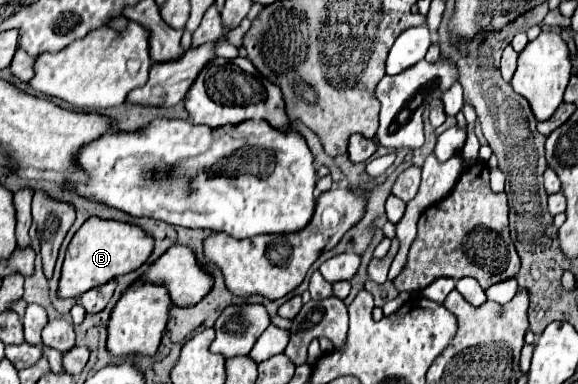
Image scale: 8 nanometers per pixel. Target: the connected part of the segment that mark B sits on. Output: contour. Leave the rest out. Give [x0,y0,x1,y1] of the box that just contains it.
[58,217,154,297]

